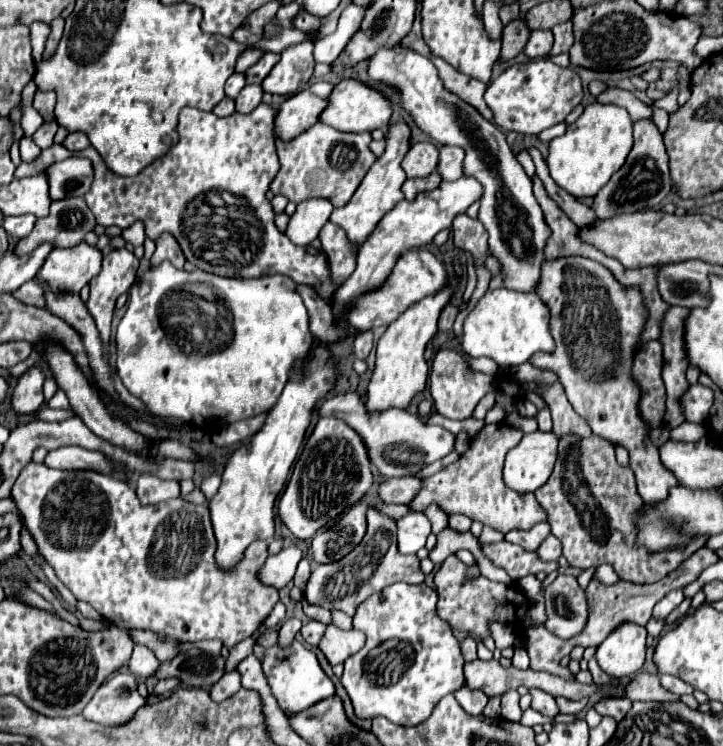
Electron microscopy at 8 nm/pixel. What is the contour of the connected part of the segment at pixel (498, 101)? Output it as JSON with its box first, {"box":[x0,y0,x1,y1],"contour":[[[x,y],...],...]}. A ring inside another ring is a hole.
{"box":[484,60,582,134],"contour":[[[532,60],[506,68],[496,80],[490,82],[484,100],[494,112],[494,122],[504,130],[540,134],[542,130],[564,122],[572,108],[580,104],[582,84],[578,72],[572,68],[560,68],[550,60]]]}

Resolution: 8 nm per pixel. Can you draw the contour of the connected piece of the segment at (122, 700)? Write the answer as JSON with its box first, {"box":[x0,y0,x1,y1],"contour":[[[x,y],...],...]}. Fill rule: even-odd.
{"box":[82,672,144,726],"contour":[[[118,672],[98,688],[82,716],[104,726],[116,726],[128,722],[144,702],[136,690],[136,676]]]}

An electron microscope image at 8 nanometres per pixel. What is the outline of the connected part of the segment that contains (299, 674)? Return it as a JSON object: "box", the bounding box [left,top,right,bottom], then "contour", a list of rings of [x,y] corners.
{"box":[262,642,334,714],"contour":[[[294,642],[290,648],[278,648],[278,646],[268,648],[266,658],[262,660],[262,668],[272,686],[274,696],[278,698],[280,708],[286,714],[294,714],[298,710],[304,710],[306,706],[312,706],[314,702],[320,702],[322,698],[334,696],[334,684],[322,670],[316,654],[304,648],[300,642]]]}

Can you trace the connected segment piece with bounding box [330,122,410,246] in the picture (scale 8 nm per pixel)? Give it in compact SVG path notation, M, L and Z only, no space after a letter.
M404 122L394 124L386 134L386 152L372 164L372 168L364 176L362 184L354 192L352 200L342 208L334 208L334 212L330 216L330 222L336 222L346 232L348 240L354 246L360 246L370 236L370 230L374 230L374 226L382 220L382 216L386 212L390 212L398 202L404 200L404 194L402 194L400 186L404 184L406 174L404 174L400 162L402 162L404 154L408 152L408 138L410 138L408 126Z

